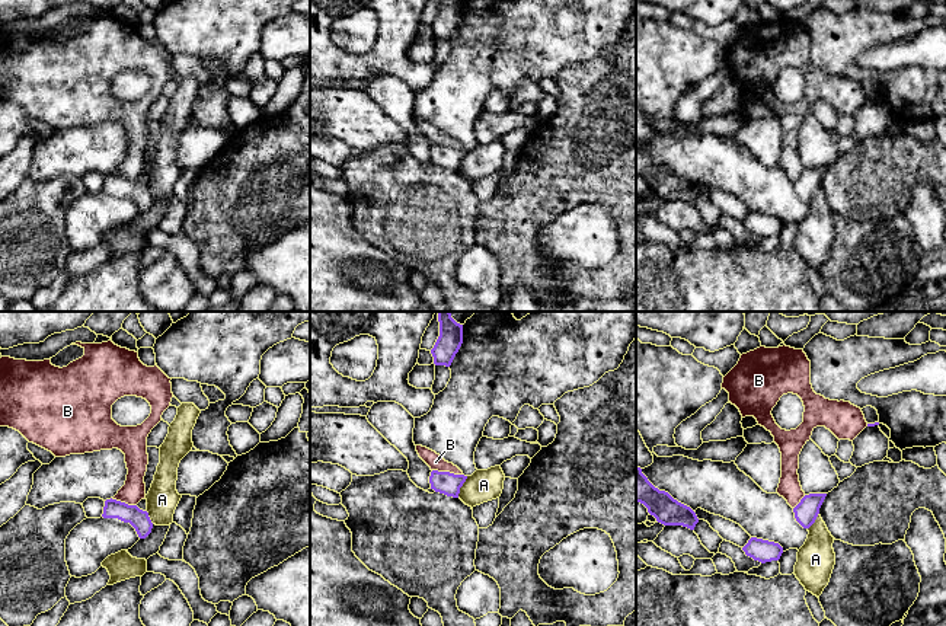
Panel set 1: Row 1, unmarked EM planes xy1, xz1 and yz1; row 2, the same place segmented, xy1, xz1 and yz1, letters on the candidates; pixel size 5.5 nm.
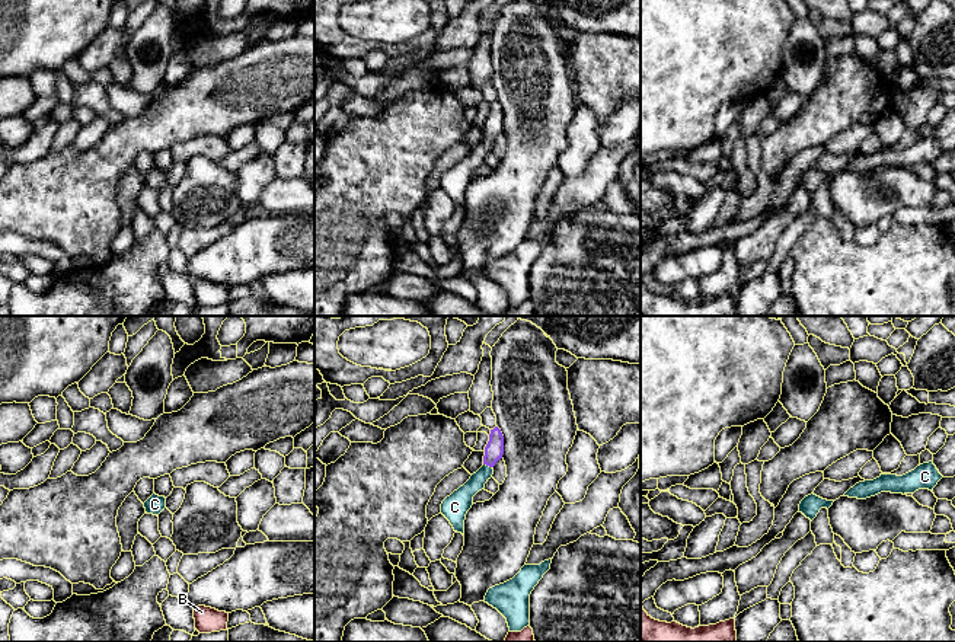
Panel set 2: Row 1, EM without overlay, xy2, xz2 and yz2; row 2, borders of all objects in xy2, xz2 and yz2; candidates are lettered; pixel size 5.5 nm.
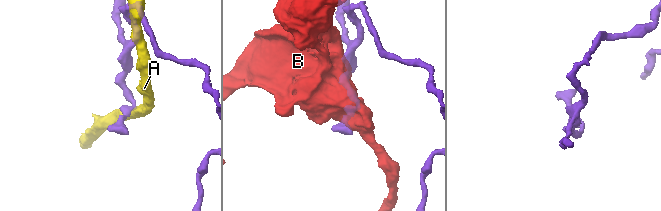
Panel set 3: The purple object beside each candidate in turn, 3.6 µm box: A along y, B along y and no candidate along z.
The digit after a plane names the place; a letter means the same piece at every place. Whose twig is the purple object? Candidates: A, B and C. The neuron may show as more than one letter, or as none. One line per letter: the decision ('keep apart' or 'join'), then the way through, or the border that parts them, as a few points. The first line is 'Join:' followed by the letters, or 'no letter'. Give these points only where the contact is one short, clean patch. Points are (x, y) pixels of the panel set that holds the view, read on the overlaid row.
Join: C
A: keep apart; border xz1 (467, 476), (457, 497)
B: keep apart
C: join; way xz2 (494, 450), (488, 465), (462, 500)

